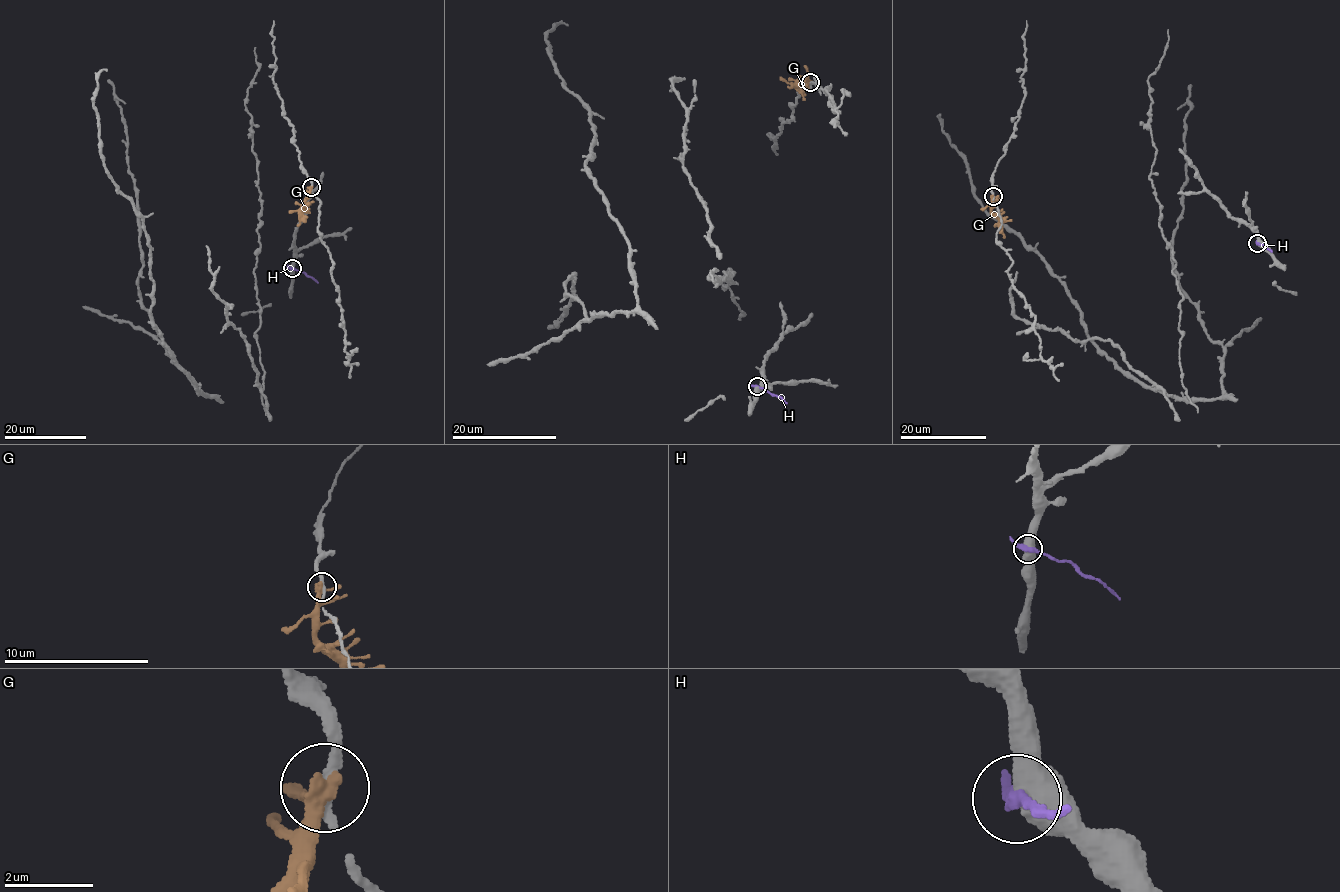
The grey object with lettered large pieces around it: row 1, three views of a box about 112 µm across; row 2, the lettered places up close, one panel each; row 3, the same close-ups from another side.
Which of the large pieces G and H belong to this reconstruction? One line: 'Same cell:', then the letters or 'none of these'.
Same cell: none of these

